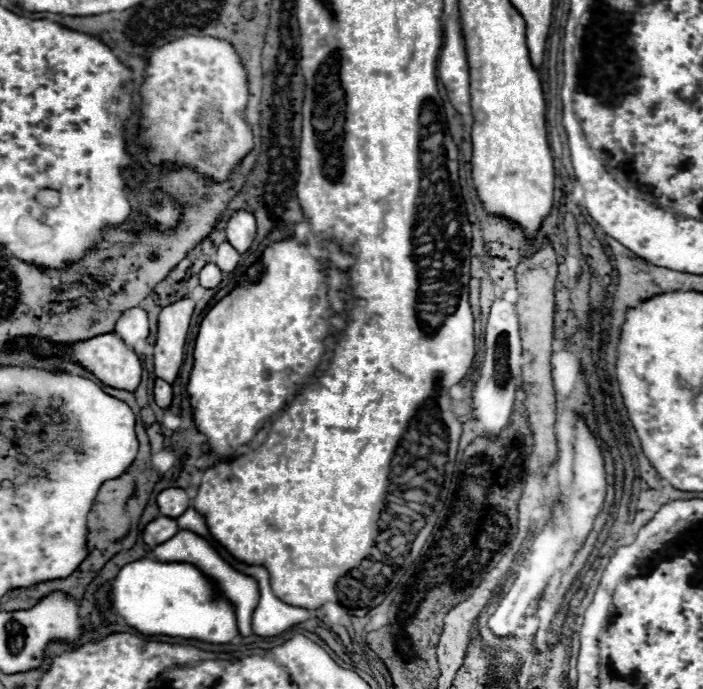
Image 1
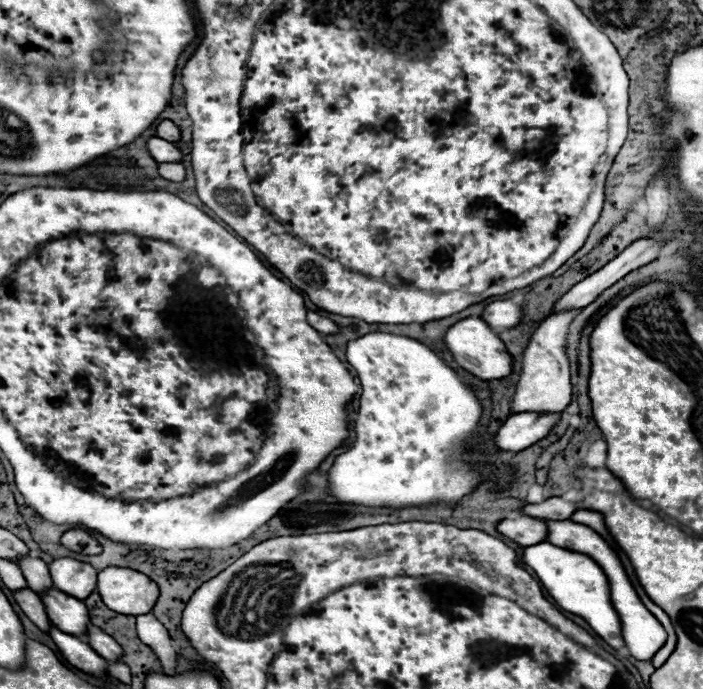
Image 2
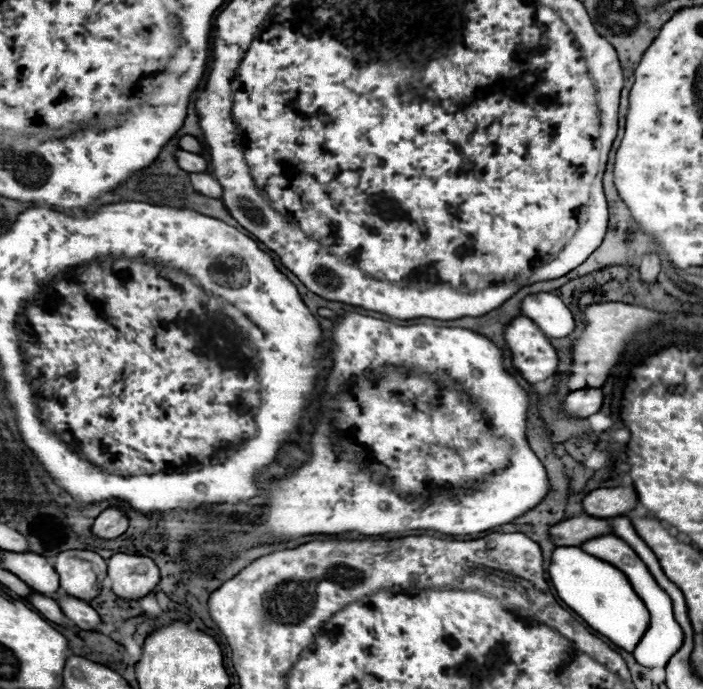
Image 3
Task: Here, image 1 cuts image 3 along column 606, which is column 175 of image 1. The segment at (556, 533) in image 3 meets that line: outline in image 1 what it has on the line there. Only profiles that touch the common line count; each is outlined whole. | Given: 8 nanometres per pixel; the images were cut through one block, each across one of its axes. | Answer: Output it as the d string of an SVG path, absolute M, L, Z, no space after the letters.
M158 516L158 518L154 518L152 522L146 524L146 528L142 532L142 540L150 548L154 548L156 544L162 544L164 540L170 540L176 532L178 532L176 520L168 520L168 516Z

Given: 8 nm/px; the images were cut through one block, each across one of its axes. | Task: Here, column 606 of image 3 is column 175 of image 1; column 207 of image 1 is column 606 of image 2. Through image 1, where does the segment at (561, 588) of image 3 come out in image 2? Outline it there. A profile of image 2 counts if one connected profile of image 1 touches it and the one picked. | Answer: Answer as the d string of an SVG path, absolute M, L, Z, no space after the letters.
M542 542L542 544L536 544L536 546L524 548L522 560L530 568L534 568L540 582L544 584L548 594L556 600L556 604L562 610L572 612L576 616L582 616L590 624L590 628L602 640L606 640L612 648L618 650L618 648L626 646L624 638L622 638L620 616L618 616L618 612L616 612L616 608L612 606L612 600L610 600L608 578L602 572L602 568L590 556L580 554L580 552L572 552L572 550L566 550L566 548L560 548L560 546L554 546L550 542Z

